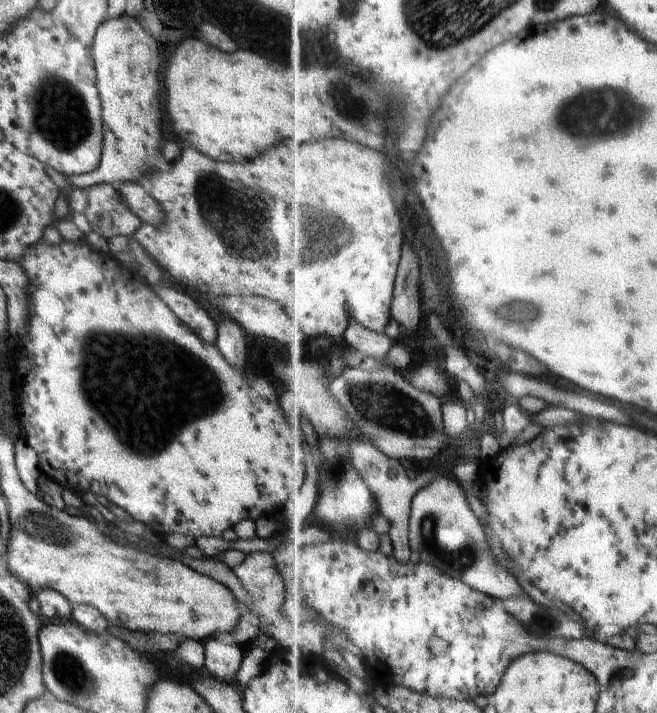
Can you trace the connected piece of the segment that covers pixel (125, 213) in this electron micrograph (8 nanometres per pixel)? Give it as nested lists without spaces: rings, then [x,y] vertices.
[[[111,184],[87,187],[86,196],[88,208],[84,215],[91,229],[102,238],[109,239],[114,235],[131,237],[142,226],[142,220],[128,208],[117,188]]]

